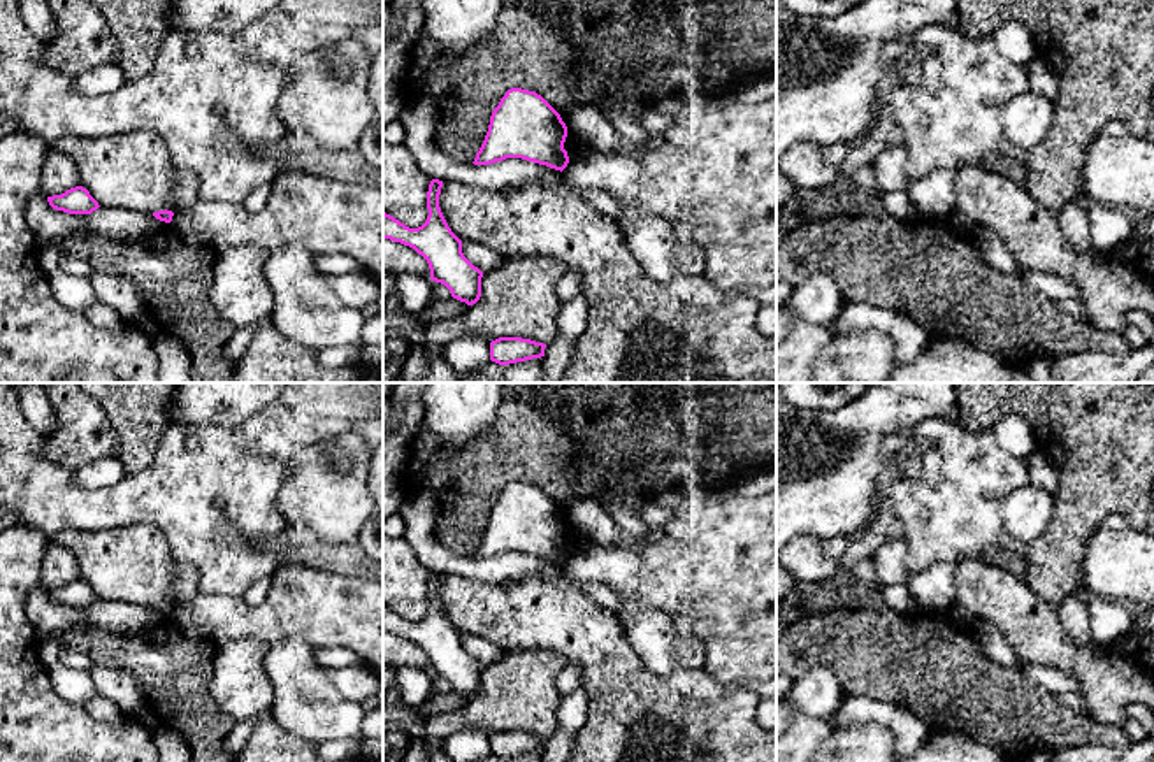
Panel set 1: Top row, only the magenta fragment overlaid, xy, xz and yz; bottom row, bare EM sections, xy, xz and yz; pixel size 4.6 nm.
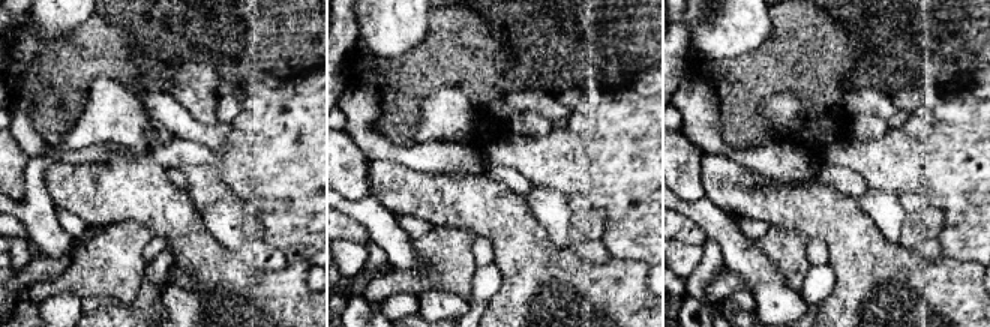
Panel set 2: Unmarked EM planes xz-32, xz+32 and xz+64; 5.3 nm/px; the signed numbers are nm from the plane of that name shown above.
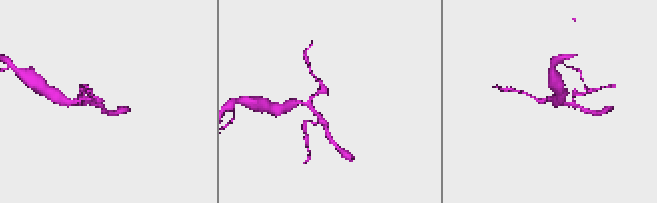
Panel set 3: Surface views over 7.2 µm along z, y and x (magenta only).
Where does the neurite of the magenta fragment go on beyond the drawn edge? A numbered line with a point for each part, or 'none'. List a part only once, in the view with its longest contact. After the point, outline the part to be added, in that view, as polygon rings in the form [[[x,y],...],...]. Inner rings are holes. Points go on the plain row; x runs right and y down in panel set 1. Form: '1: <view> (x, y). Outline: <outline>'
none

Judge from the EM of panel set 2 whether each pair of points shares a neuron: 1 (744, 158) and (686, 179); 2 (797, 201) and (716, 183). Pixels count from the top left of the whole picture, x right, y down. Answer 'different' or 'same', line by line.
1: different
2: same

